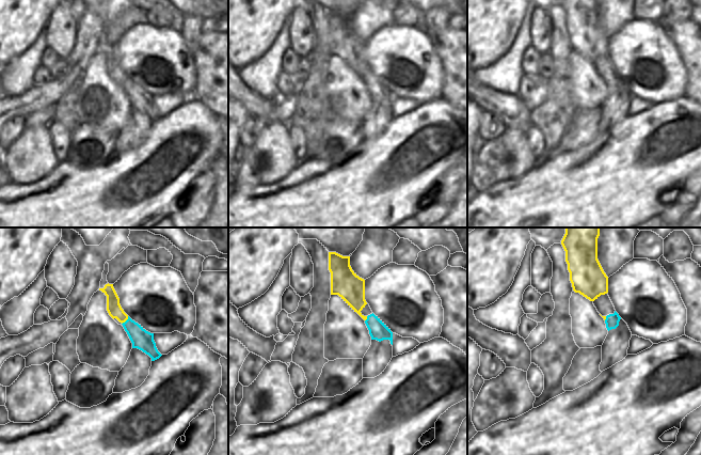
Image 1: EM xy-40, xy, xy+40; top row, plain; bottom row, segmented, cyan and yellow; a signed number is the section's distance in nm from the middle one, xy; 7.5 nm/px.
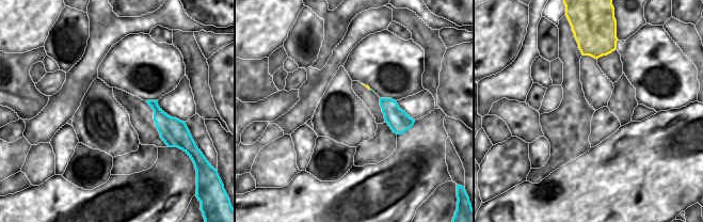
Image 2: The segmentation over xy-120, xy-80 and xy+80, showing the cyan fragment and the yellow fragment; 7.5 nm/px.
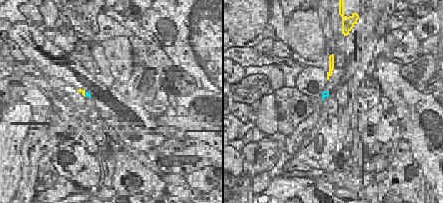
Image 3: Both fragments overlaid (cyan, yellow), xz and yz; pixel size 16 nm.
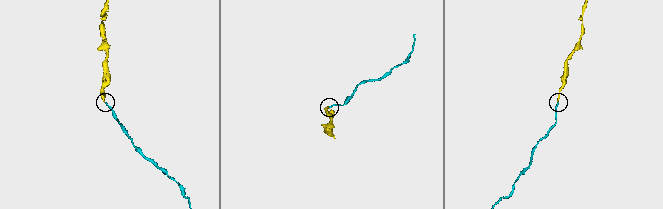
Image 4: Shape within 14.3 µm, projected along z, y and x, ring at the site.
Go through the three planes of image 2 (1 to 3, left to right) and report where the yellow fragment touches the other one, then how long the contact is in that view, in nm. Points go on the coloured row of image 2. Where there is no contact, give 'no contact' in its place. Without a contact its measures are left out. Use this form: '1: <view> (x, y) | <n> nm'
1: no contact
2: no contact
3: no contact

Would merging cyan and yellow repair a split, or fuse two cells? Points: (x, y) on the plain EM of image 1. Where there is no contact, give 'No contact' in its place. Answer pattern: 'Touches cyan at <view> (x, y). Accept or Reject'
Touches cyan at xy-40 (126, 81). Reject

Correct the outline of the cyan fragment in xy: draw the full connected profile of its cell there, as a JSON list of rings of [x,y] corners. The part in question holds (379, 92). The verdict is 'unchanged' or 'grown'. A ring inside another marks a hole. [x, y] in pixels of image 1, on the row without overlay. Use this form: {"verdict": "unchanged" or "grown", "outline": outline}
{"verdict": "grown", "outline": [[[368,64],[363,68],[361,74],[367,78],[365,84],[369,91],[371,100],[377,100],[379,103],[389,100],[393,106],[393,93],[378,77],[372,74]]]}

